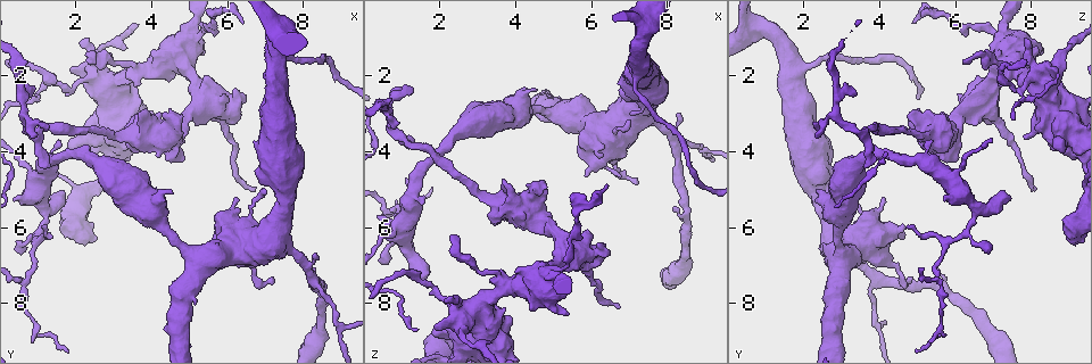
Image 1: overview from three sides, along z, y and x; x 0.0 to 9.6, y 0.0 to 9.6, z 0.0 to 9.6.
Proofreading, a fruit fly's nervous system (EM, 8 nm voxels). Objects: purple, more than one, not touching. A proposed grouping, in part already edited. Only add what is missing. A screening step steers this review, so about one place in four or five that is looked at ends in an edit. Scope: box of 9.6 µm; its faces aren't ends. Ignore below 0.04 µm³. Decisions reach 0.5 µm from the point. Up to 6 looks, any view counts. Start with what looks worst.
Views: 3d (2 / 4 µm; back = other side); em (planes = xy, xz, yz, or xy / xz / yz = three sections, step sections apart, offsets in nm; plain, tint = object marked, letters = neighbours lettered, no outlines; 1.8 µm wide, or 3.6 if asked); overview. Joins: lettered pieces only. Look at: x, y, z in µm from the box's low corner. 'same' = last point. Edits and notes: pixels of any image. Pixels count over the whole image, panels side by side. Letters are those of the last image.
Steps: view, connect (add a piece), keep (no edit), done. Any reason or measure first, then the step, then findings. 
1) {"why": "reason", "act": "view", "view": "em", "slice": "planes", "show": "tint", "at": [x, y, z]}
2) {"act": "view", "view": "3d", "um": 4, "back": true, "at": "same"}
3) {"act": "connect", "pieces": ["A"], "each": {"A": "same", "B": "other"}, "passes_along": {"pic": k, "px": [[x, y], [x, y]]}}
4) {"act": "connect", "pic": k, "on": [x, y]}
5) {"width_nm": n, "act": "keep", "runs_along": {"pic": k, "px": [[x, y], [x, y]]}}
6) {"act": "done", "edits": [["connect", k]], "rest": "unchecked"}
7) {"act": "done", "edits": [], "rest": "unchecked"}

{"why": "sharp bend", "act": "view", "view": "3d", "um": 2, "at": [0.70, 7.35, 5.50]}

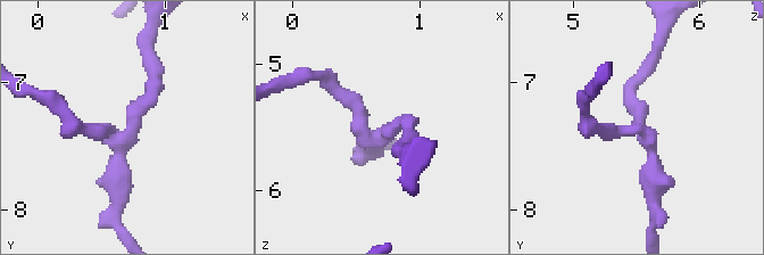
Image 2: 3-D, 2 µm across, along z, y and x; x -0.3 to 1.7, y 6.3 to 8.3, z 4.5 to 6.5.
{"why": "need the tissue", "act": "view", "view": "em", "slice": "planes", "show": "tint", "at": [0.70, 7.36, 5.56]}

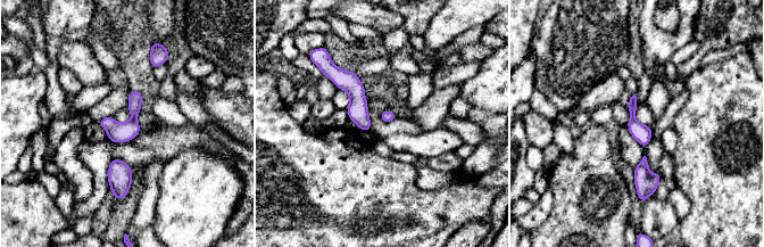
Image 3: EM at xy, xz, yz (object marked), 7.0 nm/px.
{"act": "view", "view": "em", "slice": "planes", "show": "letters", "at": "same"}

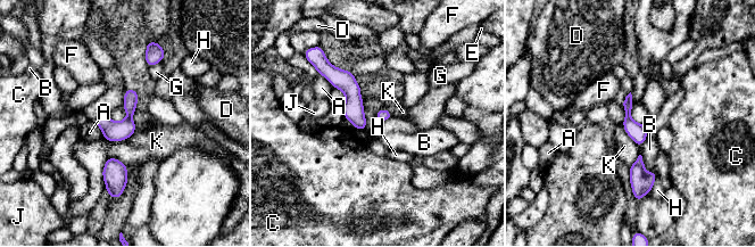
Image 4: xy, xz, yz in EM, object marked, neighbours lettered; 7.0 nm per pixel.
{"longest_contact_nm": ["K", 260], "act": "keep", "each": {"A": "other", "B": "other", "C": "other", "D": "other", "E": "other", "F": "other", "G": "other", "H": "other", "J": "other", "K": "other"}, "found": "none of them fits"}

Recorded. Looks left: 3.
{"why": "thin neck", "act": "view", "view": "em", "um": 3.6, "slice": "planes", "show": "letters", "at": [2.85, 1.10, 9.05]}

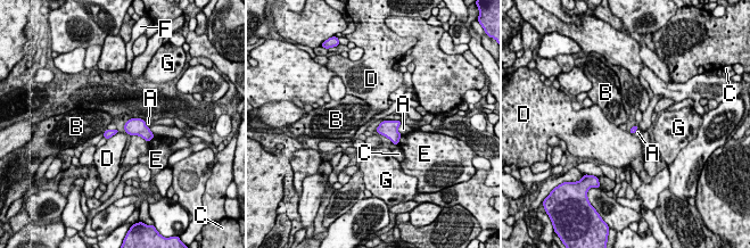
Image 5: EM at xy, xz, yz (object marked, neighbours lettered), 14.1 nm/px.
{"act": "keep", "each": {"A": "other", "B": "other", "C": "other", "D": "other", "E": "other", "F": "other", "G": "other"}, "border": {"pic": 5, "px": [[117, 131], [107, 139]]}, "found": "no lettered piece goes on from it"}

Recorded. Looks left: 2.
{"why": "an open end", "act": "view", "view": "em", "slice": "planes", "show": "letters", "at": [1.60, 5.15, 7.35]}

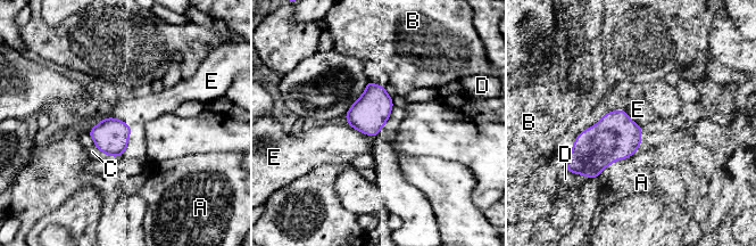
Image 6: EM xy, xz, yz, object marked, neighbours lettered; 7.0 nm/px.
{"act": "keep", "each": {"A": "other", "B": "other", "C": "other", "D": "other", "E": "other"}, "border": {"pic": 6, "px": [[347, 122], [352, 128], [374, 137]]}, "found": "none of them fits"}

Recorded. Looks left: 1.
{"act": "done", "edits": [], "rest": "unchecked"}

